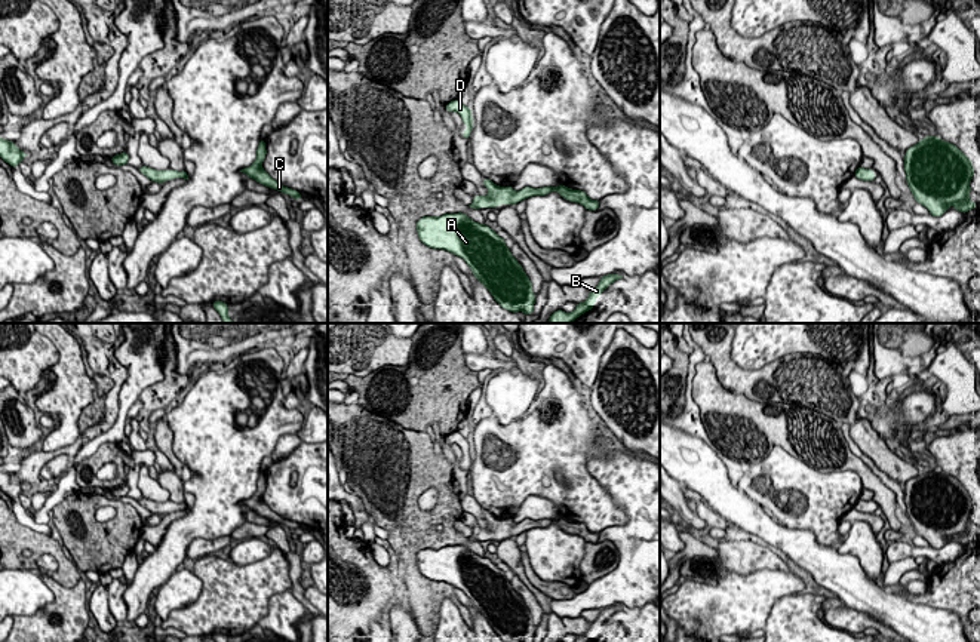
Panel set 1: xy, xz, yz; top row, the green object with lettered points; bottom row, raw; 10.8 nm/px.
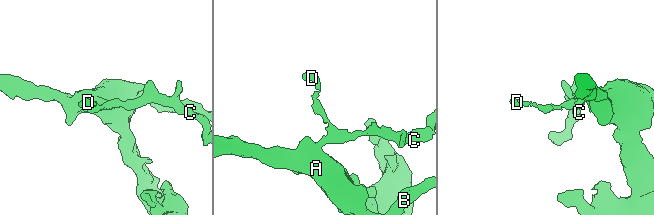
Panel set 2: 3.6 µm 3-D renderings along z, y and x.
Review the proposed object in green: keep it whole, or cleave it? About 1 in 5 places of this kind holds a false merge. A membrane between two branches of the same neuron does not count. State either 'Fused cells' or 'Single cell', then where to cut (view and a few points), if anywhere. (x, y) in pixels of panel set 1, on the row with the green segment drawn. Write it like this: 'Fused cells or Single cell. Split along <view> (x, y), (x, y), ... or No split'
Single cell. No split

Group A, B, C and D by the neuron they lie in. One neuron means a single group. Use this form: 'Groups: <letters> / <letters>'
Groups: A B C D

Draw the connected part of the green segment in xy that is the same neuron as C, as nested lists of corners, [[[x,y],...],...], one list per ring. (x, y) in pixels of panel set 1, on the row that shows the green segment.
[[[261,139],[258,150],[256,150],[256,159],[249,168],[243,168],[240,172],[246,173],[249,178],[255,179],[256,182],[274,188],[277,191],[282,191],[283,194],[289,194],[295,200],[301,200],[301,193],[288,187],[283,187],[276,179],[273,179],[264,169],[262,162],[265,160],[265,141]]]

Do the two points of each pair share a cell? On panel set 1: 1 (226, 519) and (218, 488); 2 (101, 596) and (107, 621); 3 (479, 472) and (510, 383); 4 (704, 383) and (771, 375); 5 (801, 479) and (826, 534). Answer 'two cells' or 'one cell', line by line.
1: one cell
2: one cell
3: two cells
4: two cells
5: one cell

